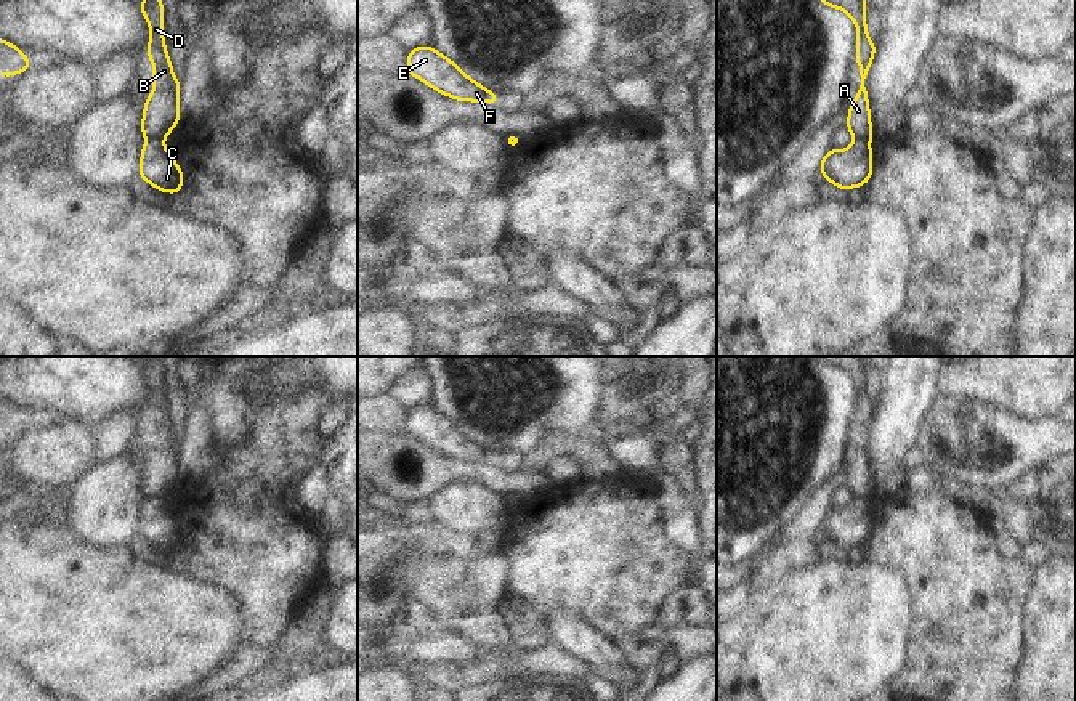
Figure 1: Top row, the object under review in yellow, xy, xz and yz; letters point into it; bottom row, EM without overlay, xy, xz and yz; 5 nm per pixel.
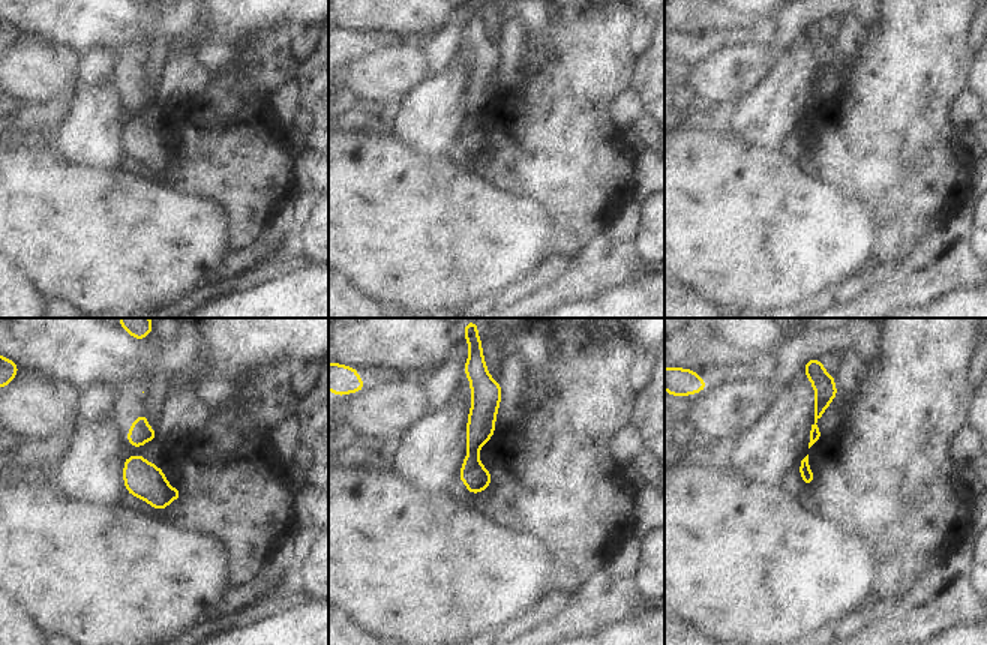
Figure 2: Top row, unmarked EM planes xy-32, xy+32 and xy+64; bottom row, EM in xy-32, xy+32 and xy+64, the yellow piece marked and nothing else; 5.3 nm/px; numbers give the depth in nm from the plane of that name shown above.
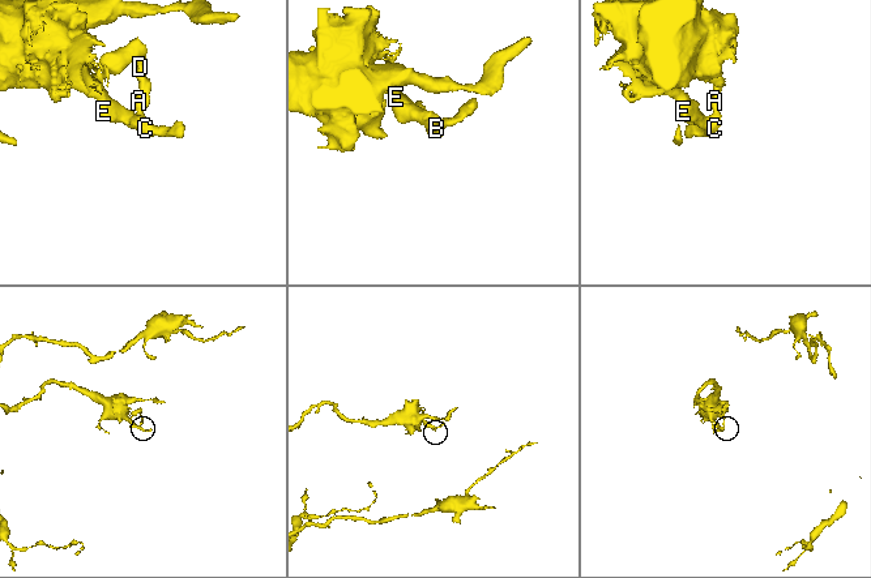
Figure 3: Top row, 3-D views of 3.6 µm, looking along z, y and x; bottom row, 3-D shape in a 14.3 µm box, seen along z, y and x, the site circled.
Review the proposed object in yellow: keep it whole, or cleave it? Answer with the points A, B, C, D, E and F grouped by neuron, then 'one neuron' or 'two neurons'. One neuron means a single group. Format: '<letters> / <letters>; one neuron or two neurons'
A B D / C E F; two neurons

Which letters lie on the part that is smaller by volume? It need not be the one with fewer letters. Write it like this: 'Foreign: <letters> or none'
Foreign: A, B, D

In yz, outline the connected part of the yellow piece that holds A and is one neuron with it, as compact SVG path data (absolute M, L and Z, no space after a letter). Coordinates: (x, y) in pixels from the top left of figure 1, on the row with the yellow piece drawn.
M821 0L824 5L843 10L850 14L853 22L856 24L858 37L856 37L856 63L861 64L860 69L860 90L855 103L848 109L848 122L847 127L850 133L856 140L864 140L872 136L871 130L871 114L868 104L868 91L866 91L866 77L868 69L872 63L872 56L876 53L876 45L869 40L866 30L866 0Z

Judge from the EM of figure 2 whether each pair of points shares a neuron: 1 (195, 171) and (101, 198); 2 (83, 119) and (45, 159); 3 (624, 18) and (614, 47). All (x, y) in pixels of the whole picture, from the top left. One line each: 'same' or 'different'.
1: different
2: different
3: same

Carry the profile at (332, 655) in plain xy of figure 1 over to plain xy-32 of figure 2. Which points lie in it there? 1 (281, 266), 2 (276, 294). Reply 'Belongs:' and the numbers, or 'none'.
Belongs: 1

